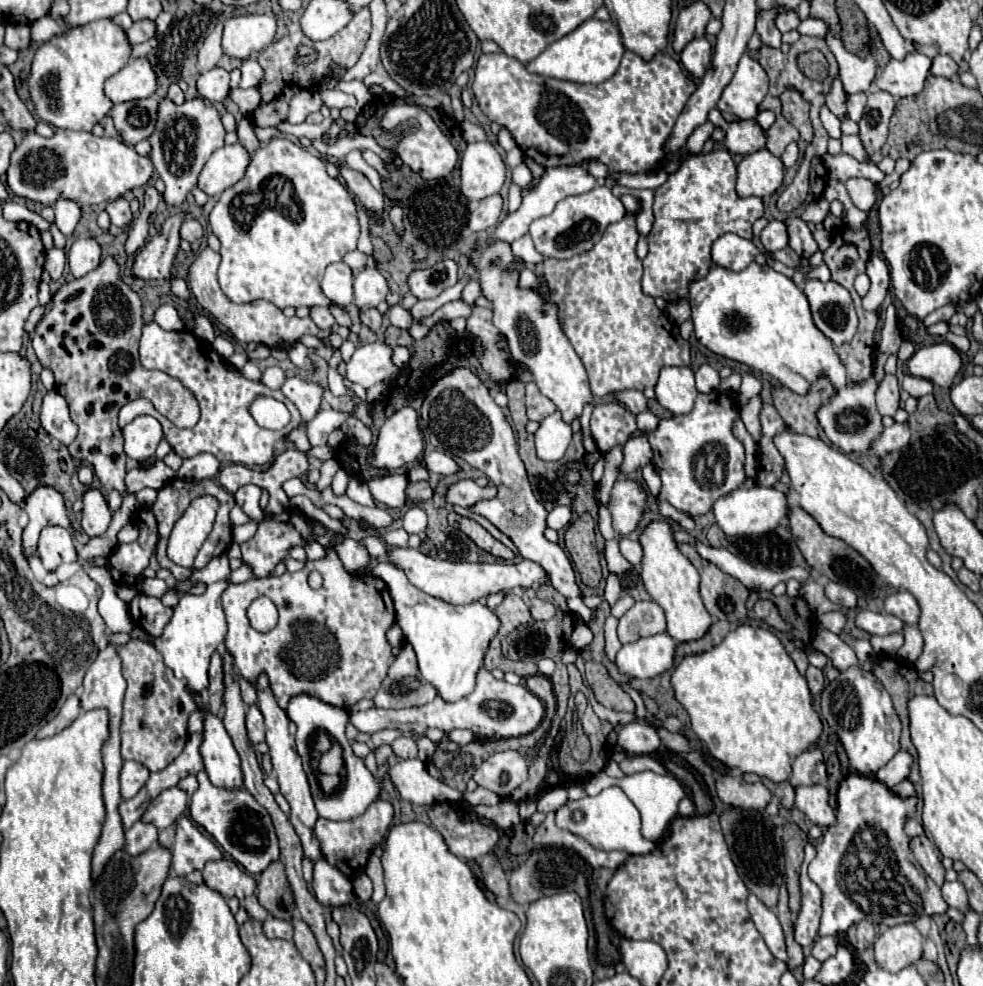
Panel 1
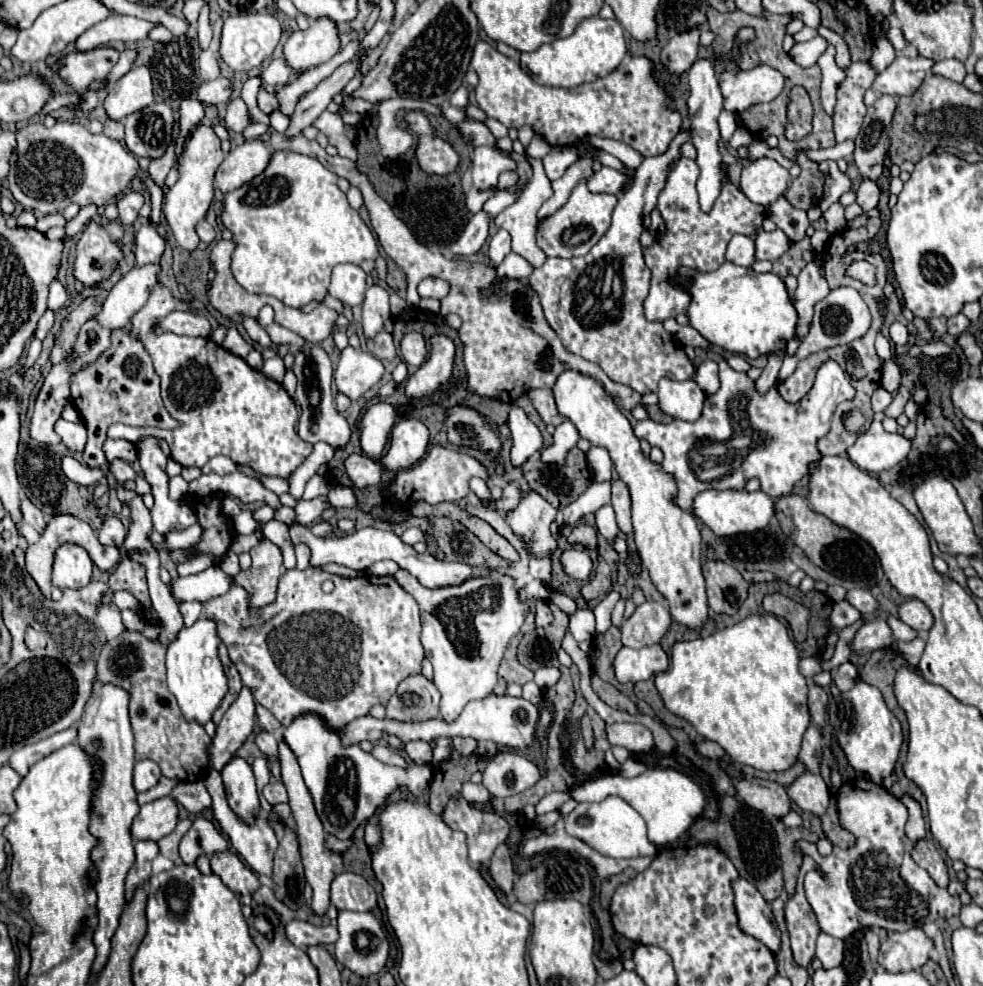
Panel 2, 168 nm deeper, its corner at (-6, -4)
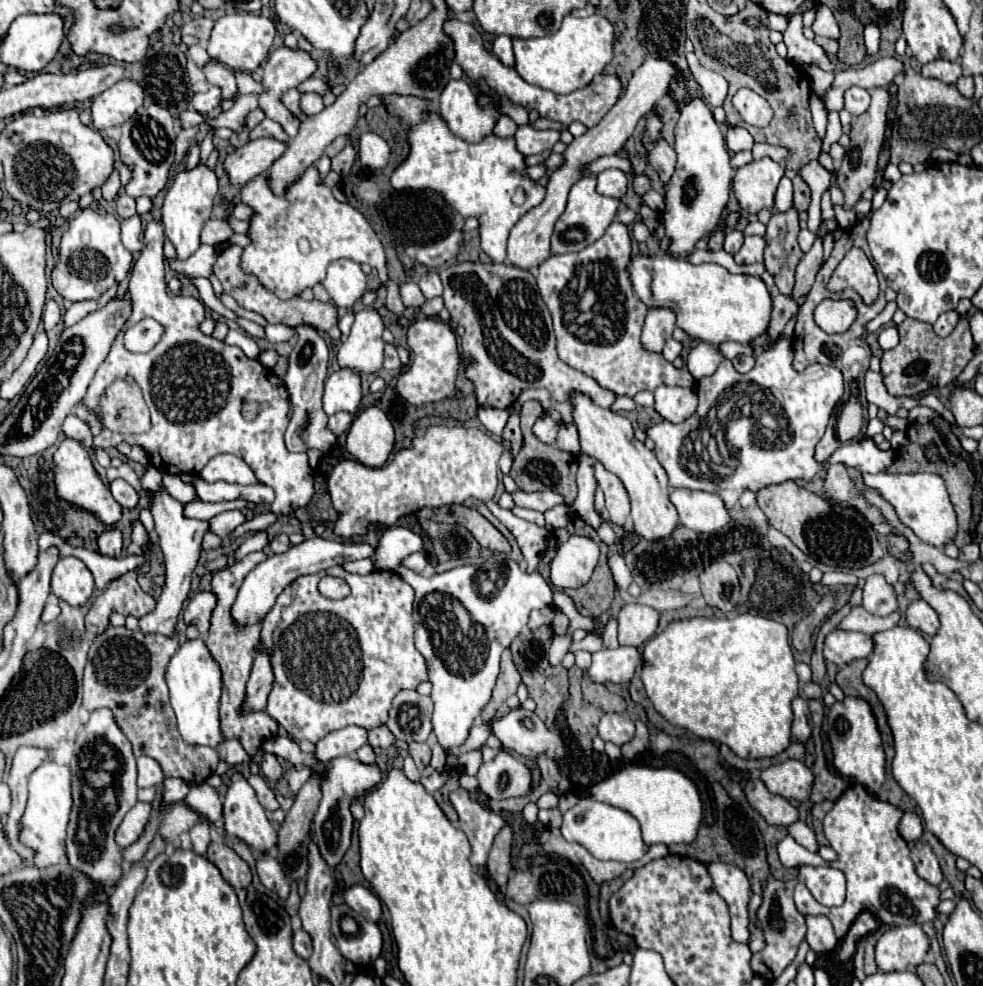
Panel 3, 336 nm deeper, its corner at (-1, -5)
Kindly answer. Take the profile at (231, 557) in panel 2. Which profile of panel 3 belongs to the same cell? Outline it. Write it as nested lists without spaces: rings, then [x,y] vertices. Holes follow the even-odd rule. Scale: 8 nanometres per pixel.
[[[257,531],[257,533],[253,533],[251,537],[243,539],[243,543],[237,547],[237,551],[235,551],[235,561],[241,561],[247,553],[265,549],[267,543],[269,543],[269,533],[267,533],[267,531]]]

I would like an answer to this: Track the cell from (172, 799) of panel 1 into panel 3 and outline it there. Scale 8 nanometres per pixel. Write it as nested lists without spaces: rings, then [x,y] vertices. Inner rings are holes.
[[[137,803],[125,815],[123,823],[117,829],[117,837],[115,837],[121,849],[127,849],[127,845],[133,845],[143,835],[143,829],[147,827],[147,821],[151,819],[151,809],[153,809],[151,803]]]

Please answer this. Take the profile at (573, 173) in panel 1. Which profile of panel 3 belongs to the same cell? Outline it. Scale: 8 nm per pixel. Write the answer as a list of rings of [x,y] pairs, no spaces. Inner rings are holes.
[[[607,169],[597,175],[597,191],[601,195],[621,199],[627,191],[627,185],[629,185],[627,173],[623,173],[621,169]]]

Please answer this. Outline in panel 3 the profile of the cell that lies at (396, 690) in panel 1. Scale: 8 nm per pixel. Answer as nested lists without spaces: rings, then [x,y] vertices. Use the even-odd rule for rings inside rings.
[[[403,689],[395,695],[387,727],[389,731],[407,743],[425,741],[431,733],[433,701],[429,695],[421,695],[415,689]]]

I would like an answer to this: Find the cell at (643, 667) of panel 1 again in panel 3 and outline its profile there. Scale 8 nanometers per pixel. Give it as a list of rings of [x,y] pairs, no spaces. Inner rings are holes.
[[[635,647],[601,649],[593,653],[587,675],[597,683],[629,683],[641,665],[641,653]]]

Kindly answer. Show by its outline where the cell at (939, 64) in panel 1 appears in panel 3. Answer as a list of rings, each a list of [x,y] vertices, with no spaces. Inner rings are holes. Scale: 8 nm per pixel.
[[[935,59],[935,61],[923,65],[921,75],[935,77],[935,79],[941,79],[945,83],[955,83],[961,77],[961,65],[947,61],[947,59]]]

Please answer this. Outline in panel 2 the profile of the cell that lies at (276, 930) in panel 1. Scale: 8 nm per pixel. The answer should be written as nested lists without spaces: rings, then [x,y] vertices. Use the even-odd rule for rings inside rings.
[[[294,920],[286,924],[286,936],[294,946],[306,950],[310,946],[334,944],[338,940],[338,930],[334,926],[314,926],[306,920]]]

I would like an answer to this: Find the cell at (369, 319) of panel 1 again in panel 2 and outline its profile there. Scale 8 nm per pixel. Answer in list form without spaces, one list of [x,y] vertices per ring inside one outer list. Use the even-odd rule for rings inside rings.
[[[384,330],[380,332],[380,336],[376,336],[376,340],[368,340],[366,346],[380,360],[394,360],[398,356],[396,348],[392,344],[392,334],[388,334]]]

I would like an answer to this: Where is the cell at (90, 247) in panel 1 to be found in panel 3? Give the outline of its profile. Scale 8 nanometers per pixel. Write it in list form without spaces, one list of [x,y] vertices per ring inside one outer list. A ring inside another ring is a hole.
[[[83,209],[75,213],[61,237],[59,263],[51,273],[51,283],[69,301],[97,299],[111,285],[127,277],[131,261],[131,251],[127,251],[121,243],[121,227],[117,217],[99,215],[93,209]]]

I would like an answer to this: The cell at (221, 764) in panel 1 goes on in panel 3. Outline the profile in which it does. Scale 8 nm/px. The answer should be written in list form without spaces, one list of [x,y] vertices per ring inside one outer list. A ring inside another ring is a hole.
[[[233,771],[223,801],[225,831],[249,843],[255,851],[271,851],[277,843],[277,833],[271,827],[265,809],[259,805],[249,781]]]

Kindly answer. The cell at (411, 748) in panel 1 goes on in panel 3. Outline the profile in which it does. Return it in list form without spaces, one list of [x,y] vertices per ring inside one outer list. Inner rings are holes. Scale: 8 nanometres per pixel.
[[[409,743],[409,755],[413,757],[415,765],[419,771],[425,769],[425,765],[429,765],[429,759],[431,759],[431,749],[427,743]]]

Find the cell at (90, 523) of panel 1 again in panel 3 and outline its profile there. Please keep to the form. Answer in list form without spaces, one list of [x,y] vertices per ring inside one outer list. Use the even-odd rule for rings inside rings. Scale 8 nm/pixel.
[[[109,527],[99,535],[99,553],[107,557],[119,557],[123,549],[123,537],[117,527]]]

